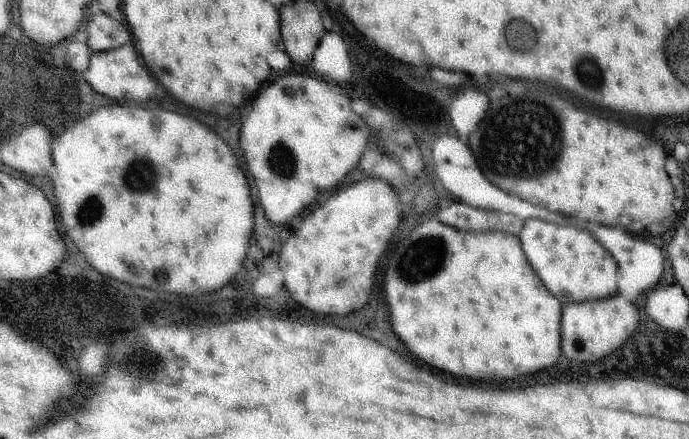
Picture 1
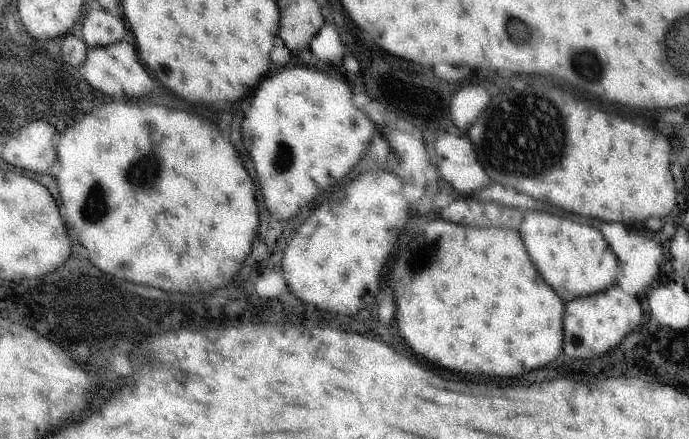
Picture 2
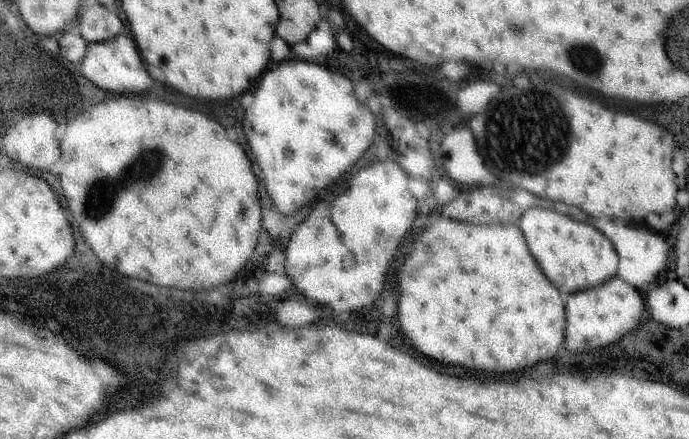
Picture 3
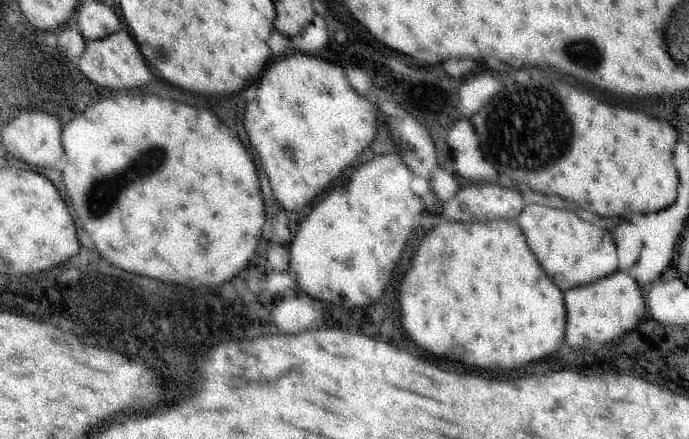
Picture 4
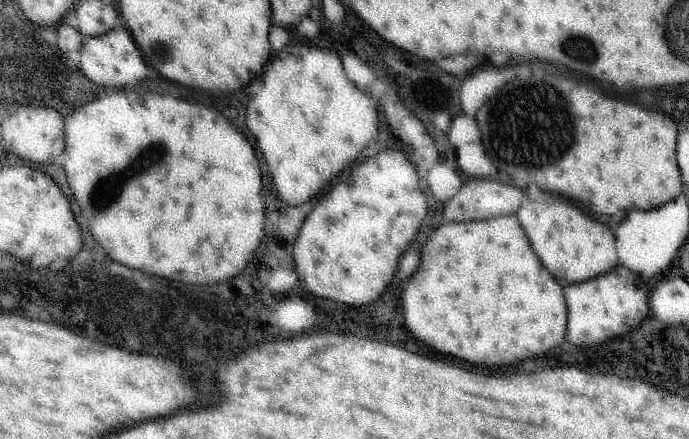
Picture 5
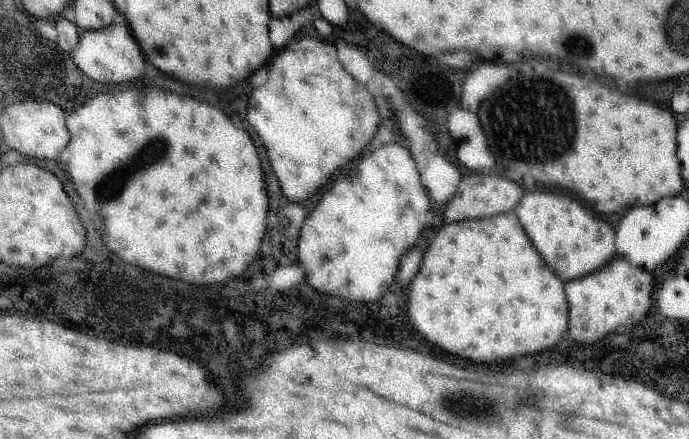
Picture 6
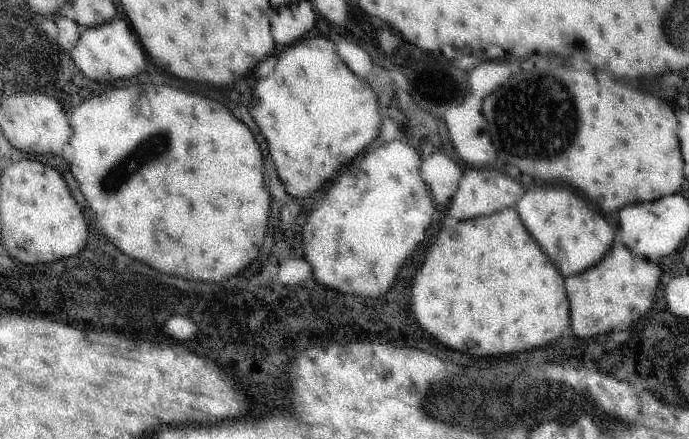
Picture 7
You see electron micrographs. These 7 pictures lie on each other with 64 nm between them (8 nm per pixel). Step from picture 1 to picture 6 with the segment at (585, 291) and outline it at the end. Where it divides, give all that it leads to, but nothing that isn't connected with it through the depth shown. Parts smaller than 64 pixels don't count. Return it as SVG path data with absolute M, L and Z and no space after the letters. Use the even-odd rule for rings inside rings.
M529 192L521 198L513 210L523 226L527 238L531 240L537 254L553 270L561 282L573 278L585 278L595 270L609 264L615 256L613 250L613 230L599 218L595 218L573 198L555 192Z

